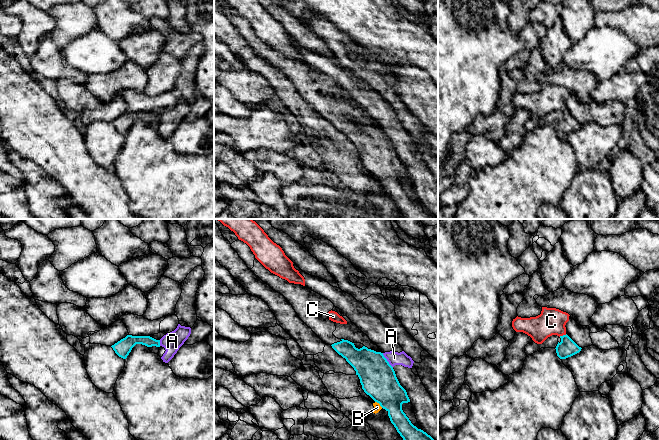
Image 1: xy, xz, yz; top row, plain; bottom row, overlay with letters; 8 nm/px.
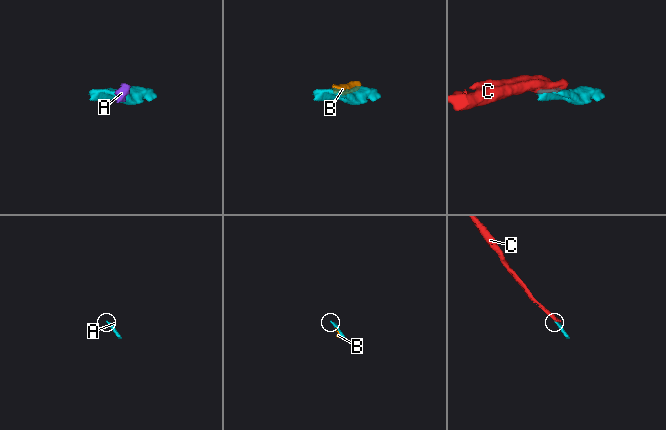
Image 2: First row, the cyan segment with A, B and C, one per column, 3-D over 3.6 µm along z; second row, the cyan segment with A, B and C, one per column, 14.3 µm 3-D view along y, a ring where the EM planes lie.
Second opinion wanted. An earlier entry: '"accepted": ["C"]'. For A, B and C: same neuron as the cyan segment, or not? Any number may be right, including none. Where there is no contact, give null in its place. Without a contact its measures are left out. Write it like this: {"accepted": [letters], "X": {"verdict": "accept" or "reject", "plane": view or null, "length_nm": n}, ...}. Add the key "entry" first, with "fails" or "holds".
{"entry": "fails", "accepted": [], "A": {"verdict": "reject", "plane": "xz", "length_nm": 150}, "B": {"verdict": "reject", "plane": "xz", "length_nm": 80}, "C": {"verdict": "reject", "plane": "yz", "length_nm": 70}}

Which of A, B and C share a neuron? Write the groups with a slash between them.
A / B / C

